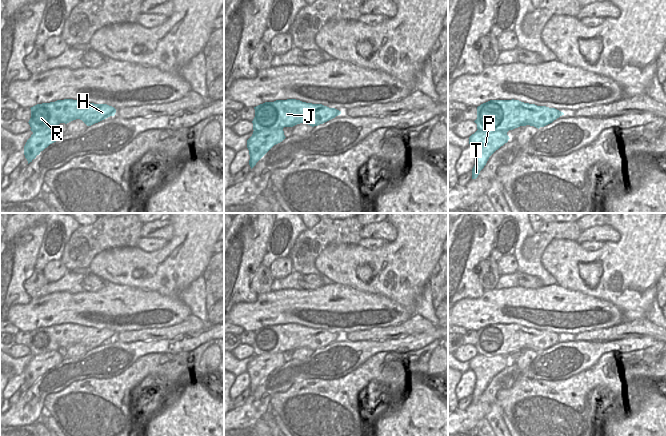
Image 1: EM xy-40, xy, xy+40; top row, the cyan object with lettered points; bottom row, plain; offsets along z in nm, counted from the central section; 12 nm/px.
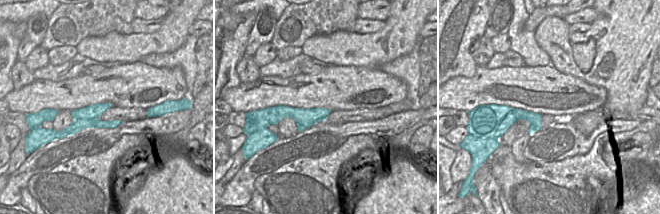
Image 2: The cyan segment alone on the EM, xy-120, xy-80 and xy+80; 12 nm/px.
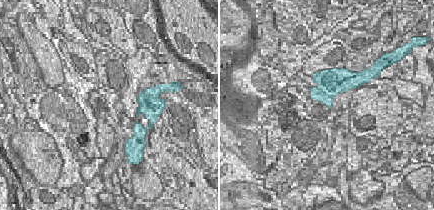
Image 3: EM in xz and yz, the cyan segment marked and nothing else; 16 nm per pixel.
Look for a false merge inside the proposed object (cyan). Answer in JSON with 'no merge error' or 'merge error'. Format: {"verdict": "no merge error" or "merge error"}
{"verdict": "merge error"}

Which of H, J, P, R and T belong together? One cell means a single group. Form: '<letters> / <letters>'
H J R / P T

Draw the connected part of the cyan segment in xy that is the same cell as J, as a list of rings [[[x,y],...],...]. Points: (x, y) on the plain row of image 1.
[[[296,323],[265,326],[254,333],[255,341],[252,345],[254,355],[283,353],[300,347],[314,351],[341,338],[341,335],[335,332]]]

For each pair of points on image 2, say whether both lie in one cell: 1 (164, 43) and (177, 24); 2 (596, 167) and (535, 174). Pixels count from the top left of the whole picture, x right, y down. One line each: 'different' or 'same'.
1: same
2: same

